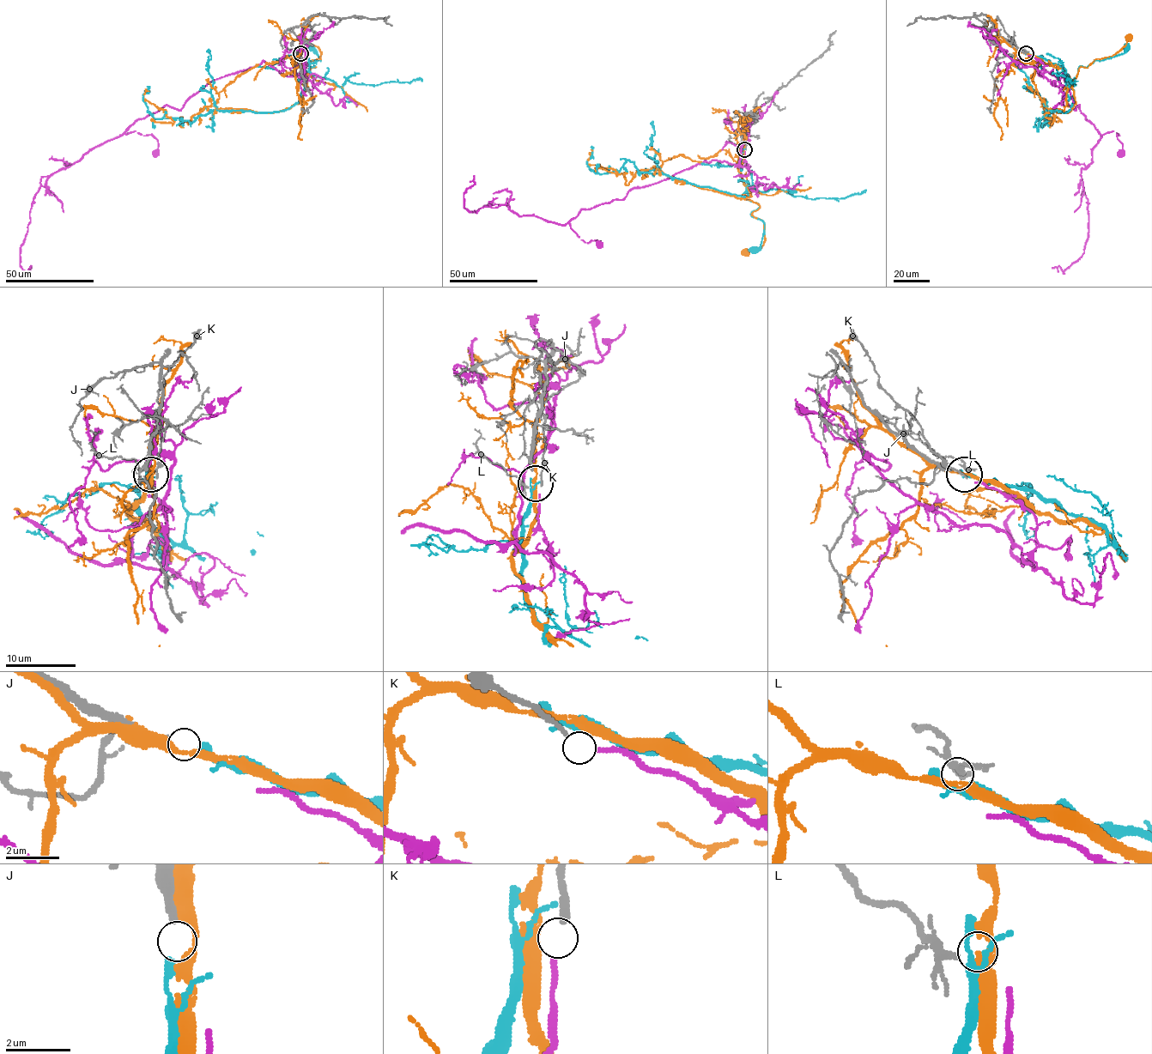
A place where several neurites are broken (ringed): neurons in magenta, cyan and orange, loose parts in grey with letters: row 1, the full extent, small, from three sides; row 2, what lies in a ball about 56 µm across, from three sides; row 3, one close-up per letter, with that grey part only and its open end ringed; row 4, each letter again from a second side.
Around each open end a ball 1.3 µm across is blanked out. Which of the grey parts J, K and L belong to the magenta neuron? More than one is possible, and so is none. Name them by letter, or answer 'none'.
K

